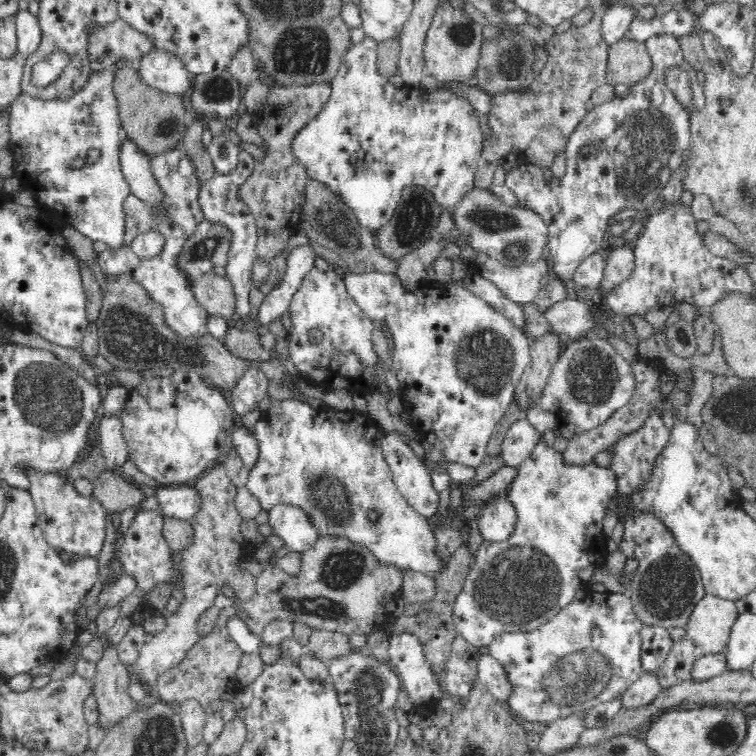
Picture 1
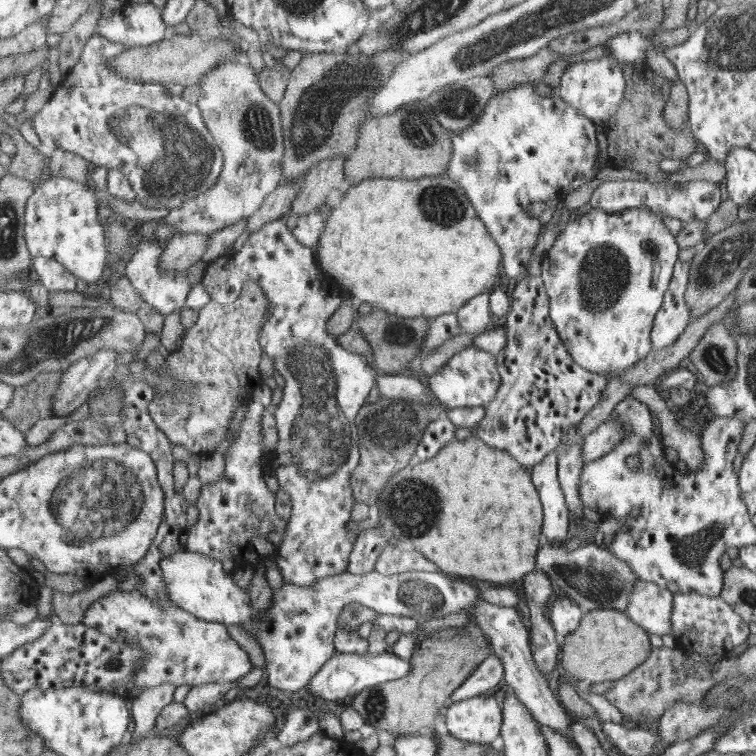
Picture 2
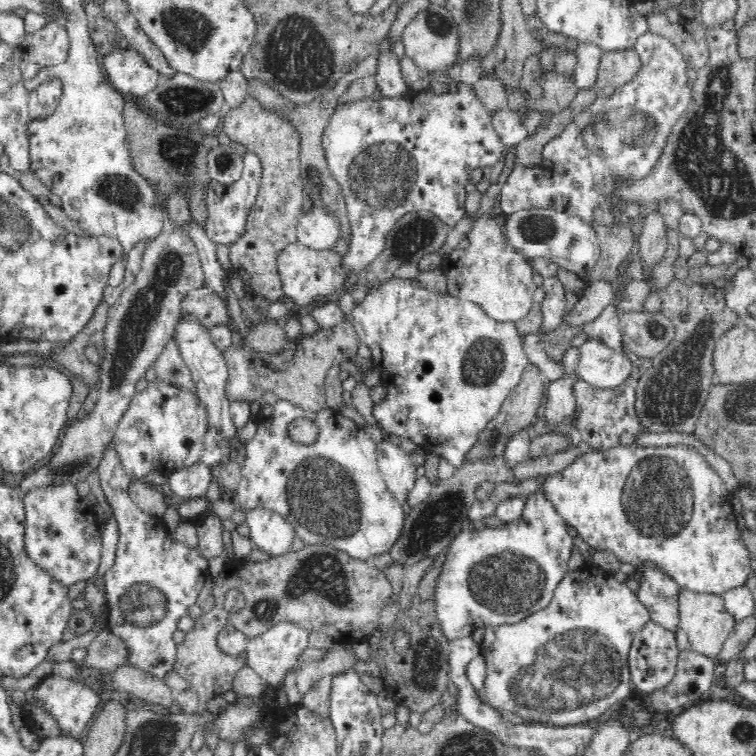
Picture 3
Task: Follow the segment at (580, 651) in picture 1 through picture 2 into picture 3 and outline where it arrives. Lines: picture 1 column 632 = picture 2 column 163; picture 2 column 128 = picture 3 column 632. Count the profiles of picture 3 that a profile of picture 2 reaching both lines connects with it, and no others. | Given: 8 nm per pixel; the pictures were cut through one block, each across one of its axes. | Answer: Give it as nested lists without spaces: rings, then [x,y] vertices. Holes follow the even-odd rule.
[[[588,562],[572,570],[566,569],[548,605],[515,623],[488,630],[489,638],[479,645],[486,667],[480,693],[482,701],[498,711],[518,714],[518,718],[545,723],[573,724],[607,717],[632,695],[628,651],[634,635],[649,621],[648,609],[640,602],[637,593],[618,582],[612,574]]]

